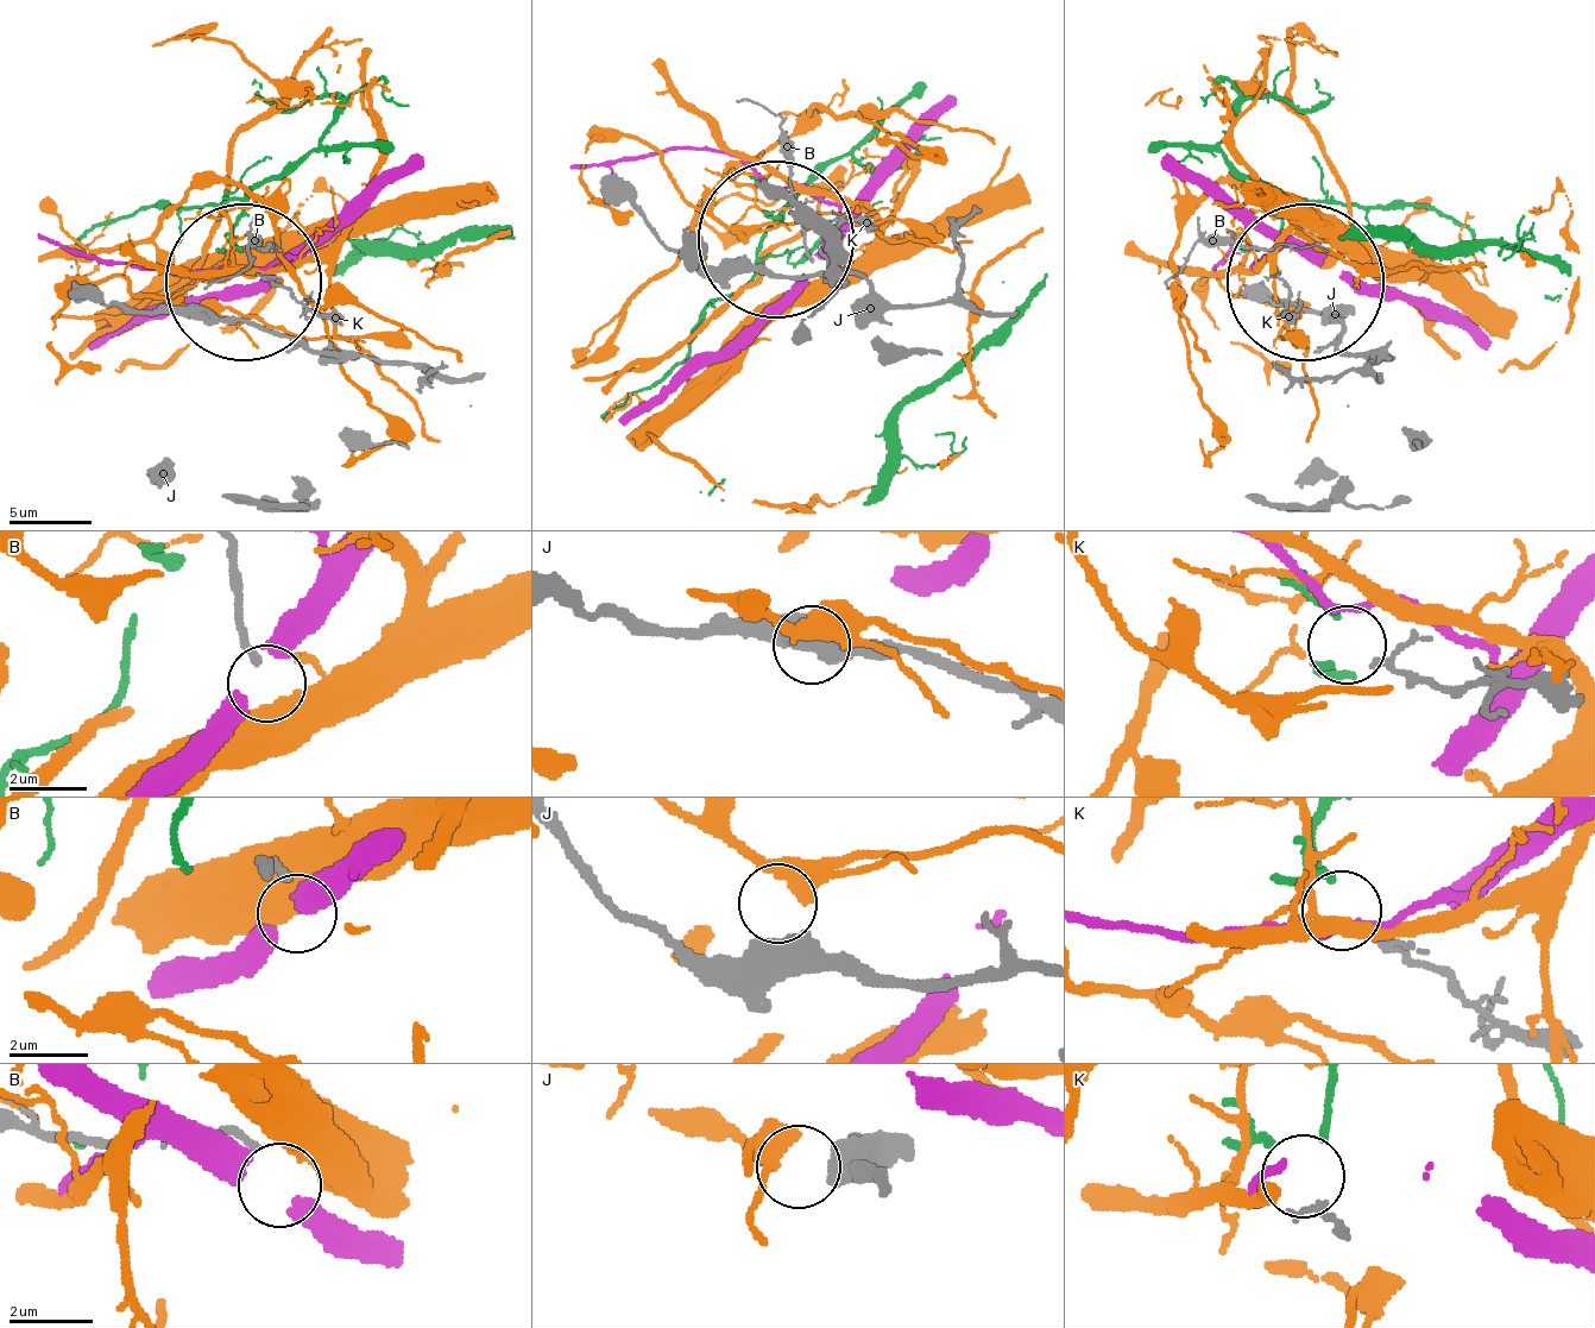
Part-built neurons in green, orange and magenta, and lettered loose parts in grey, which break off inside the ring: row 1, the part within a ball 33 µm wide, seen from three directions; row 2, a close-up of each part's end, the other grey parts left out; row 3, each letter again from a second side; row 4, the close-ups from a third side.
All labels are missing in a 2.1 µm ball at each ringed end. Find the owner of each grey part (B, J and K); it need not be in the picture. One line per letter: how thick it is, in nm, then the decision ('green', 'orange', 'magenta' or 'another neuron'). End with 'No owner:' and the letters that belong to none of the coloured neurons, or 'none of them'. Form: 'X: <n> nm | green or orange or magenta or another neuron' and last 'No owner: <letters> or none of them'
B: 190 nm | another neuron
J: 440 nm | another neuron
K: 130 nm | green
No owner: B, J

